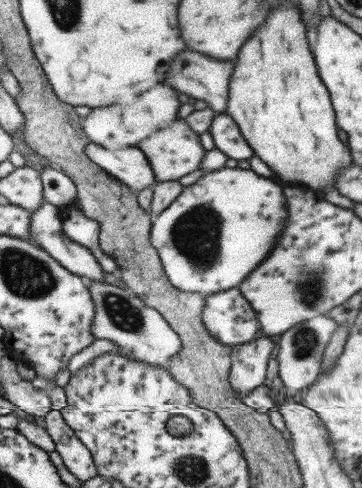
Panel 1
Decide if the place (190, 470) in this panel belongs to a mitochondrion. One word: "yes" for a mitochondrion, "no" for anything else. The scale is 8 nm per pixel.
yes

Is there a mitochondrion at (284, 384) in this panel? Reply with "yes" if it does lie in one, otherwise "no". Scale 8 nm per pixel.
no

